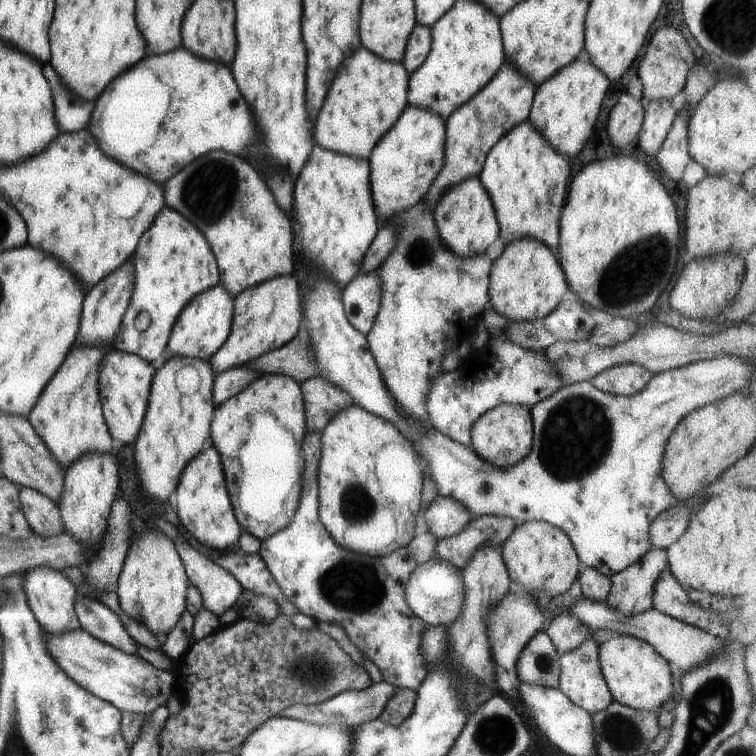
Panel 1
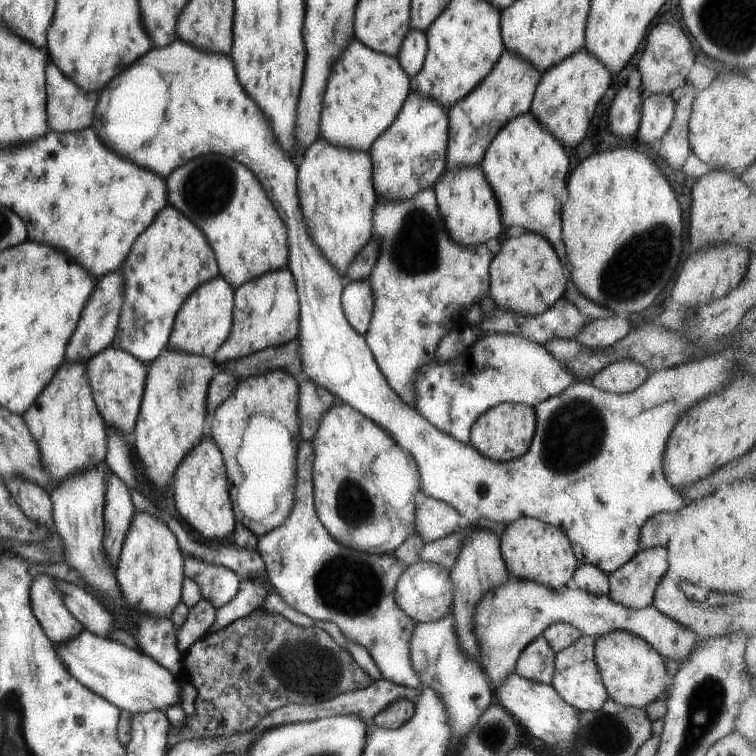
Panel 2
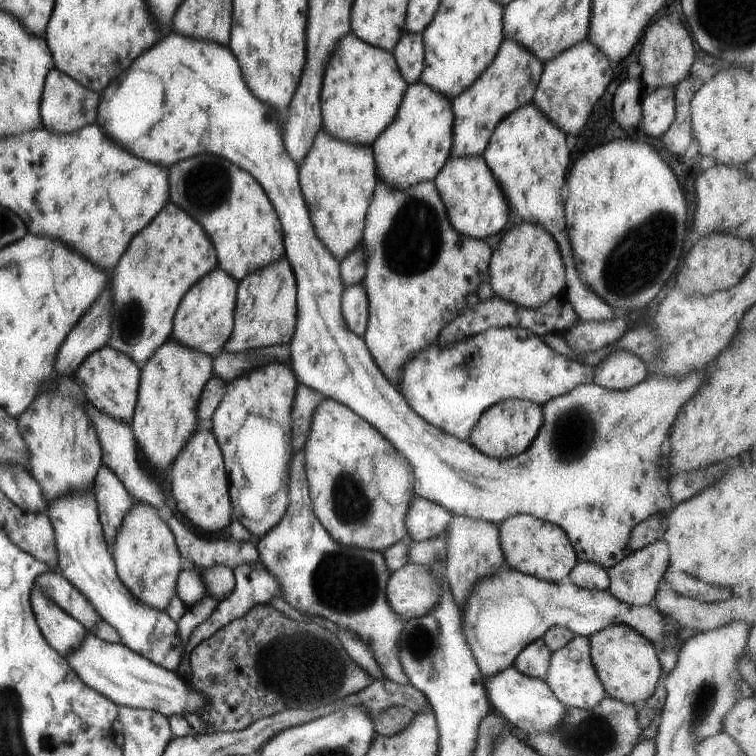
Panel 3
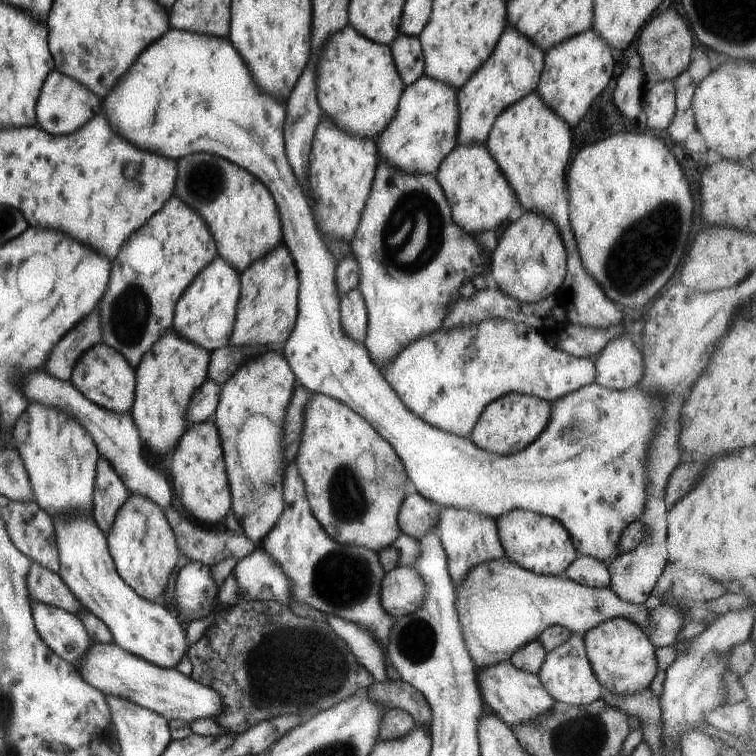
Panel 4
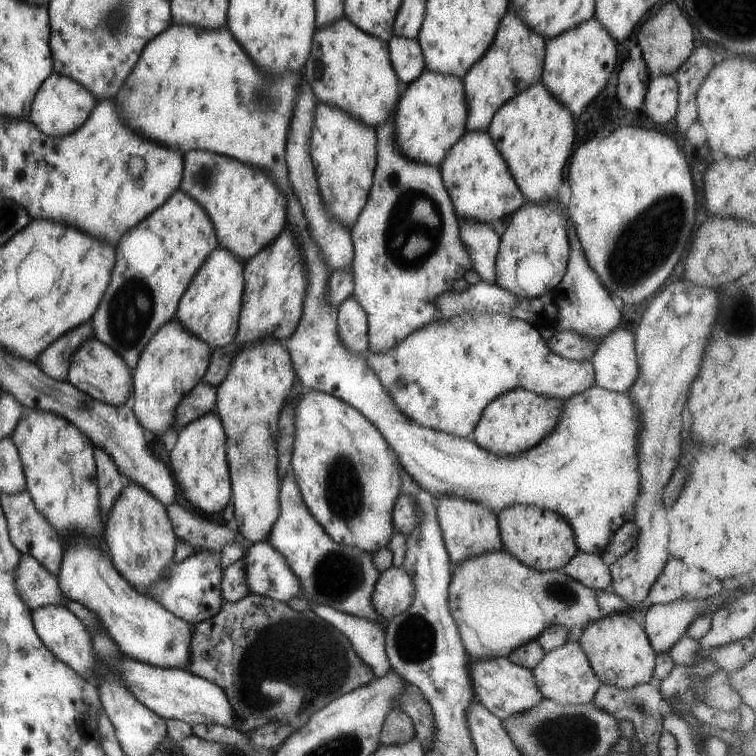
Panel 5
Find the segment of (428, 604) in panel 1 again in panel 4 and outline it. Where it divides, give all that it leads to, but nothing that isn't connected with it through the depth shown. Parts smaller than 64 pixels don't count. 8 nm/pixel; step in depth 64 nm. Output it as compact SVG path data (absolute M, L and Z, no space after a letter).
M397 566L385 573L380 582L380 605L396 619L417 610L424 594L423 579L411 566Z

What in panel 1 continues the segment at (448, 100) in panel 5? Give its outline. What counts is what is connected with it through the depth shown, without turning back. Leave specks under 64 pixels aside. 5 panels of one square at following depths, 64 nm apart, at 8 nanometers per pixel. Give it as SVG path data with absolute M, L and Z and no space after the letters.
M406 104L393 126L371 149L367 160L369 188L379 223L422 200L431 181L441 170L444 142L445 121L436 114Z

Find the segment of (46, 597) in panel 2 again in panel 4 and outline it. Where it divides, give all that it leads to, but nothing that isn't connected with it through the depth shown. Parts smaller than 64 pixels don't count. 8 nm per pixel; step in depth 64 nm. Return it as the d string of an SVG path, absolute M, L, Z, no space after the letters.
M37 601L30 603L30 609L39 638L49 650L76 668L76 662L91 644L79 618L56 606Z

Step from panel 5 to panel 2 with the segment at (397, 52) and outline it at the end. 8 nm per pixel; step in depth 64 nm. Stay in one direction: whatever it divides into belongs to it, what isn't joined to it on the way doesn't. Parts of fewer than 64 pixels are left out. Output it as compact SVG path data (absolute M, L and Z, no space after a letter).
M409 29L395 58L410 79L420 71L427 52L426 34L422 30Z

